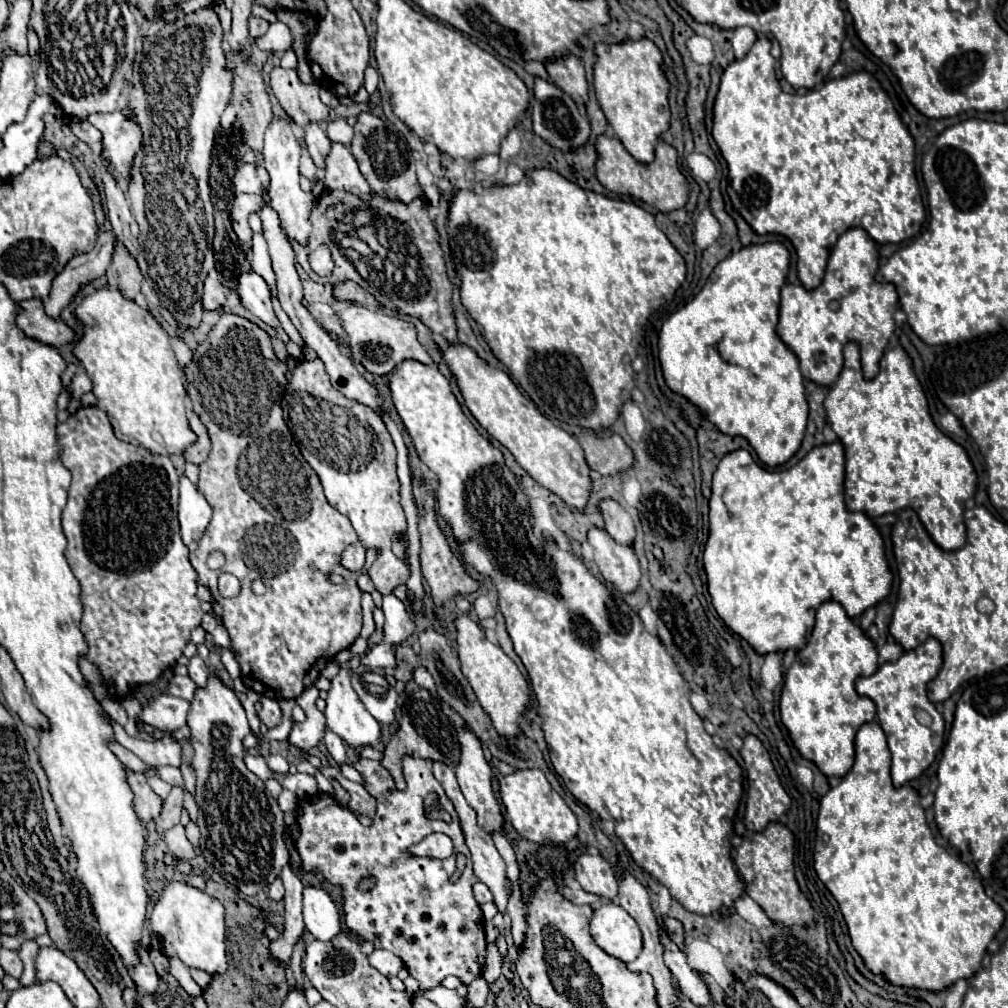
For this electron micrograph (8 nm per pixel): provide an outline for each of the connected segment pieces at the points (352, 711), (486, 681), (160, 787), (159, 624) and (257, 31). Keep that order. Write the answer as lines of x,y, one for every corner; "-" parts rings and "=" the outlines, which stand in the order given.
341,666
335,678
331,680
331,688
327,692
327,708
325,708
325,718
327,718
327,728
333,730
337,736
341,736
351,748
361,748
361,746
371,746
377,744
381,738
381,724
361,706
361,700
357,698
357,692
351,686
351,670
=
459,614
455,618
455,628
457,628
457,652
461,660
461,670
467,676
473,692
477,694
483,710
491,716
493,726
497,728
499,734
517,736
521,728
517,716
523,714
525,704
529,700
529,688
525,678
517,670
515,662
499,646
491,644
483,636
483,630
475,620
471,620
469,614
=
156,774
155,775
148,775
147,783
151,787
151,789
163,800
169,795
171,792
172,786
168,783
161,780
=
83,406
79,408
75,414
71,414
67,418
67,422
57,426
57,440
63,446
63,456
61,462
65,464
65,468
71,470
73,474
73,482
69,488
69,500
67,506
63,510
63,532
67,536
67,562
75,574
75,578
81,584
81,600
83,600
83,620
81,620
81,632
89,644
89,652
85,654
85,658
89,662
93,662
95,666
99,666
101,674
105,676
105,680
109,682
109,692
113,696
127,696
131,694
131,688
137,684
147,684
153,682
167,666
171,666
183,652
183,646
189,642
191,632
201,624
201,616
203,610
199,606
197,600
197,574
193,570
193,566
189,564
189,550
187,546
181,542
181,534
179,534
179,522
177,522
177,486
179,486
179,474
171,462
169,456
163,454
153,454
145,448
121,442
111,428
111,422
107,418
107,414
97,408
97,406
=
253,16
249,18
249,34
253,40
261,38
267,32
267,28
269,28
269,22
265,22
261,18
253,18

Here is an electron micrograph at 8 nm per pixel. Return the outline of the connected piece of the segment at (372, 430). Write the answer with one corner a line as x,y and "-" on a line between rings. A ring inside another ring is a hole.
321,358
303,360
291,370
281,406
293,440
321,480
327,502
351,520
361,544
379,552
367,572
373,586
389,594
397,584
405,584
411,572
407,562
391,552
391,538
405,532
407,522
399,504
395,446
383,420
371,408
333,390

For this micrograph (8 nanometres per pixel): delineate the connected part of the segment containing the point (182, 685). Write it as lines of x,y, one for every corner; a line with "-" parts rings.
175,674
169,684
167,684
167,694
171,696
177,696
177,698
183,698
183,700
191,700
193,698
193,692
195,692
195,682
189,678
189,676
179,676

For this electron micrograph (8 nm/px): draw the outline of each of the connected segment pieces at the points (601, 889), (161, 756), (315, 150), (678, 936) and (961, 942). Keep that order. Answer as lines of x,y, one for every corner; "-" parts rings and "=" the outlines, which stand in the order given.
581,854
575,864
575,878
581,884
581,888
585,892
597,894
601,898
607,900
615,900
617,898
617,880
615,880
615,872
611,868
611,864
601,858
599,854
=
113,722
115,730
115,740
137,754
143,762
159,768
159,766
179,766
181,764
181,748
183,740
191,740
191,732
187,725
183,726
175,734
165,734
163,738
157,740
139,740
131,738
123,726
=
309,122
309,126
305,126
303,132
305,132
307,150
309,150
315,166
323,168
323,160
325,160
325,156
329,152
329,146
331,146
331,140
327,138
325,128
319,122
=
663,918
663,926
665,926
667,936
669,936
673,942
683,942
681,922
677,922
677,920
673,920
673,918
=
875,722
863,724
859,728
857,736
855,736
855,764
853,764
853,768
849,770
847,776
841,778
841,782
835,788
831,788
823,796
821,806
819,806
815,852
813,852
815,872
817,872
819,880
825,884
825,888
835,896
835,900
839,904
839,910
841,910
841,914
845,918
851,944
859,952
859,956
863,958
865,966
873,974
883,976
885,982
889,982
893,986
923,988
923,990
929,990
929,992
941,992
941,990
949,988
951,984
955,984
959,978
969,980
981,968
981,960
983,960
983,956
987,952
987,946
993,940
993,936
997,934
997,930
1001,928
1001,924
1005,920
1005,914
1003,914
1003,910
999,908
997,902
993,902
991,898
985,896
983,884
981,884
979,878
975,878
973,870
967,864
963,864
959,858
951,856
945,848
939,848
935,844
931,828
927,826
927,820
925,820
925,810
919,806
919,794
913,788
909,788
909,786
895,788
893,782
891,782
891,776
889,776
889,766
891,766
891,754
889,754
887,740
885,740
885,734
883,734
881,726
875,724

